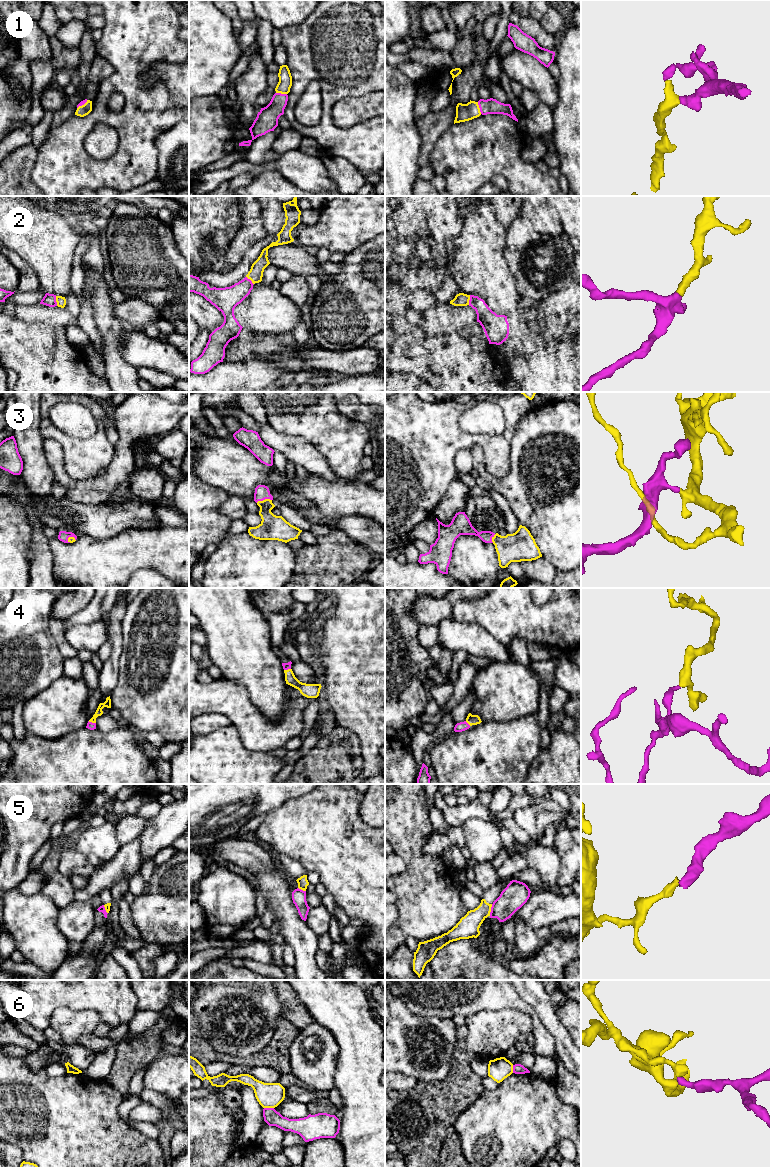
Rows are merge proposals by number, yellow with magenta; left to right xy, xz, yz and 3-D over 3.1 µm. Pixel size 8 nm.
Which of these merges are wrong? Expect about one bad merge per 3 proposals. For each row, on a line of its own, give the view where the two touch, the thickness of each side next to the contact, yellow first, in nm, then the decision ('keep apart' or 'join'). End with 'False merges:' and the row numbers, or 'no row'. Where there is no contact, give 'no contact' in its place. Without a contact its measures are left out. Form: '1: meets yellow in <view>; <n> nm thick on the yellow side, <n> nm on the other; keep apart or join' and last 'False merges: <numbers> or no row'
1: meets yellow in yz; 140 nm thick on the yellow side, 130 nm on the other; join
2: meets yellow in xy; 80 nm thick on the yellow side, 100 nm on the other; join
3: meets yellow in xz; 200 nm thick on the yellow side, 120 nm on the other; join
4: meets yellow in xy; 60 nm thick on the yellow side, 60 nm on the other; join
5: meets yellow in yz; 180 nm thick on the yellow side, 200 nm on the other; keep apart
6: meets yellow in xz; 200 nm thick on the yellow side, 130 nm on the other; keep apart
False merges: 5, 6

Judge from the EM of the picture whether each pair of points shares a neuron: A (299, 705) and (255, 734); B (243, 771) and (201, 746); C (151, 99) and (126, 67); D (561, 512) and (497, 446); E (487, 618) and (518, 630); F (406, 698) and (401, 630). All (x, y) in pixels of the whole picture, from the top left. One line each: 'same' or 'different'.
A: same
B: same
C: same
D: different
E: same
F: same

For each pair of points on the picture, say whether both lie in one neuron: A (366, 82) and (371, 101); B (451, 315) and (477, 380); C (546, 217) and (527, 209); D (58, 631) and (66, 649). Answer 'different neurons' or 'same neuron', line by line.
A: different neurons
B: different neurons
C: same neuron
D: same neuron

